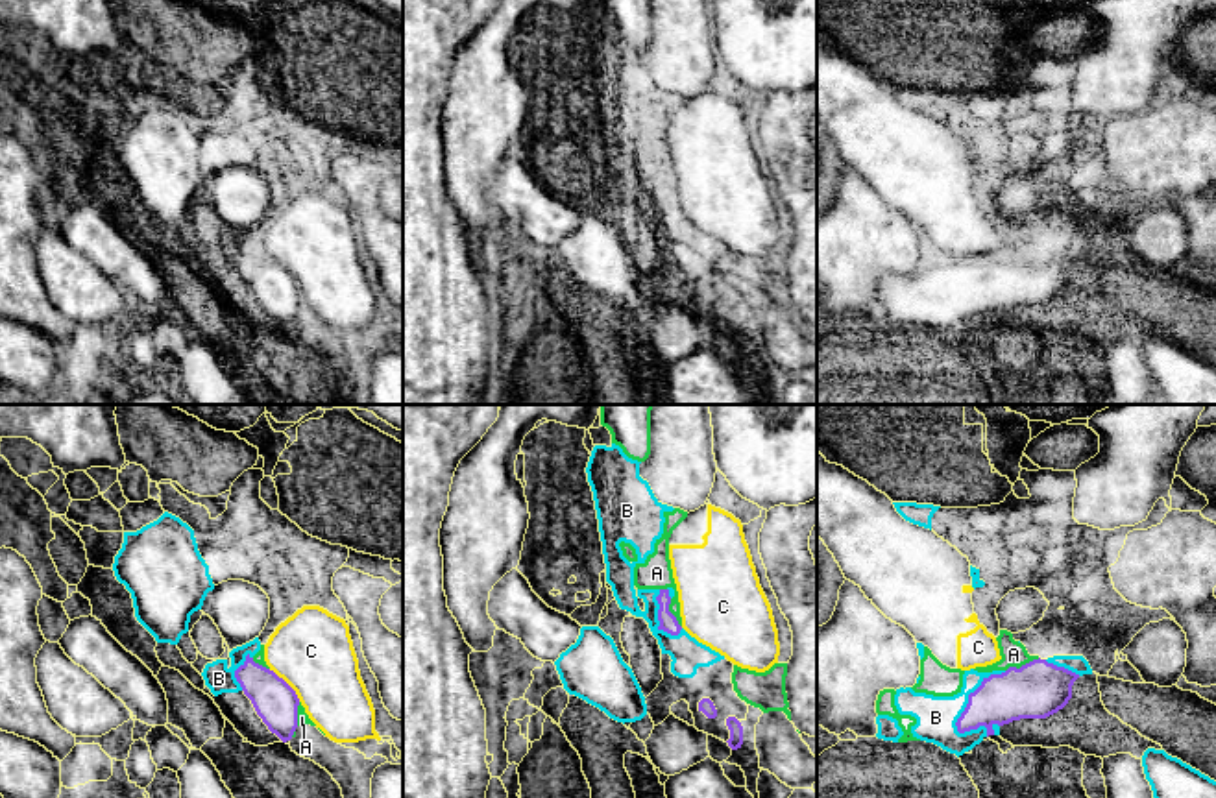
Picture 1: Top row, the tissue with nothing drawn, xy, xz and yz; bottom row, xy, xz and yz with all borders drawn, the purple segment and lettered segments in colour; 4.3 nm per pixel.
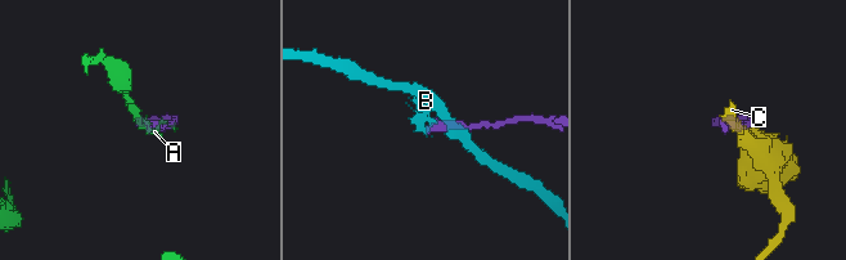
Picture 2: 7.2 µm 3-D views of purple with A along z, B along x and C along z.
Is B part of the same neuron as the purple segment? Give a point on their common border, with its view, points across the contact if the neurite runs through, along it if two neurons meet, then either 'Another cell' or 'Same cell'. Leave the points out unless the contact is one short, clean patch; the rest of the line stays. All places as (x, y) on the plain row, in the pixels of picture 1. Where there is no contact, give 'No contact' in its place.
Touches purple at yz (969, 283). Another cell

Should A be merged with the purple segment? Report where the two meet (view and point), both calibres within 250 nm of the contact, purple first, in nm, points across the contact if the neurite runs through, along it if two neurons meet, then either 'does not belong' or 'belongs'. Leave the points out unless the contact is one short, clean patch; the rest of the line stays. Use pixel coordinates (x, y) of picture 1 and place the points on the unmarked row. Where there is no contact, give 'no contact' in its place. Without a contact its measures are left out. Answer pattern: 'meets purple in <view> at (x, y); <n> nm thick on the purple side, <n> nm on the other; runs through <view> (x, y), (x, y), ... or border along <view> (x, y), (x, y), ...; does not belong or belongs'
meets purple in yz at (1022, 252); 240 nm thick on the purple side, 110 nm on the other; belongs

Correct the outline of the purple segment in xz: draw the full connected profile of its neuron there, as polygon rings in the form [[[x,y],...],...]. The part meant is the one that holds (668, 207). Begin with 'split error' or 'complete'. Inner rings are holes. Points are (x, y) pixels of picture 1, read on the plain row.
split error; [[[675,94],[673,98],[663,98],[663,120],[654,129],[654,139],[647,142],[643,150],[634,153],[634,172],[638,175],[658,175],[656,183],[658,196],[658,216],[671,222],[678,222],[682,216],[678,177],[673,164],[671,146],[669,146],[669,124],[673,116],[687,103],[687,98]]]

